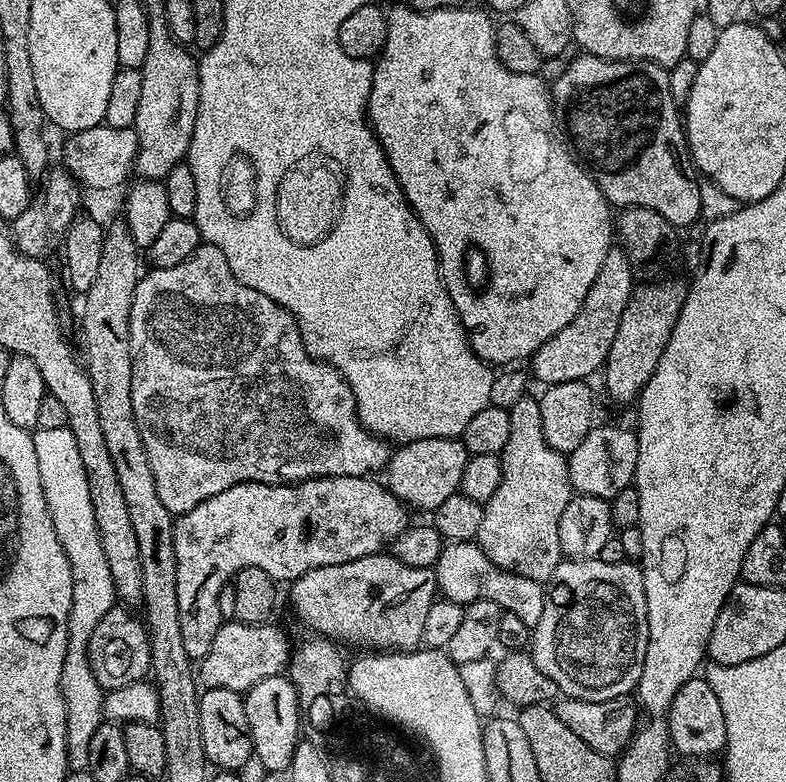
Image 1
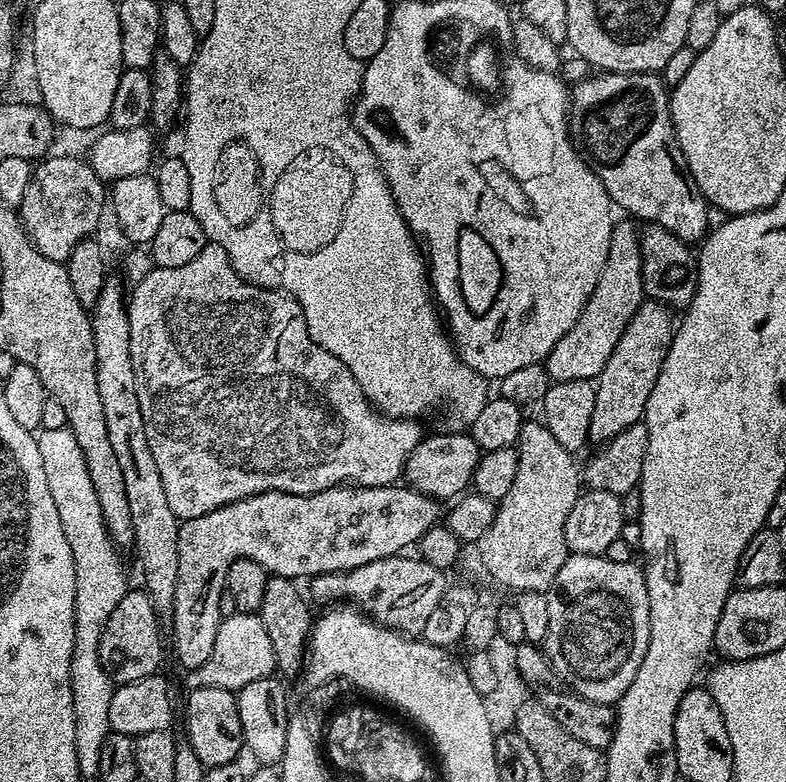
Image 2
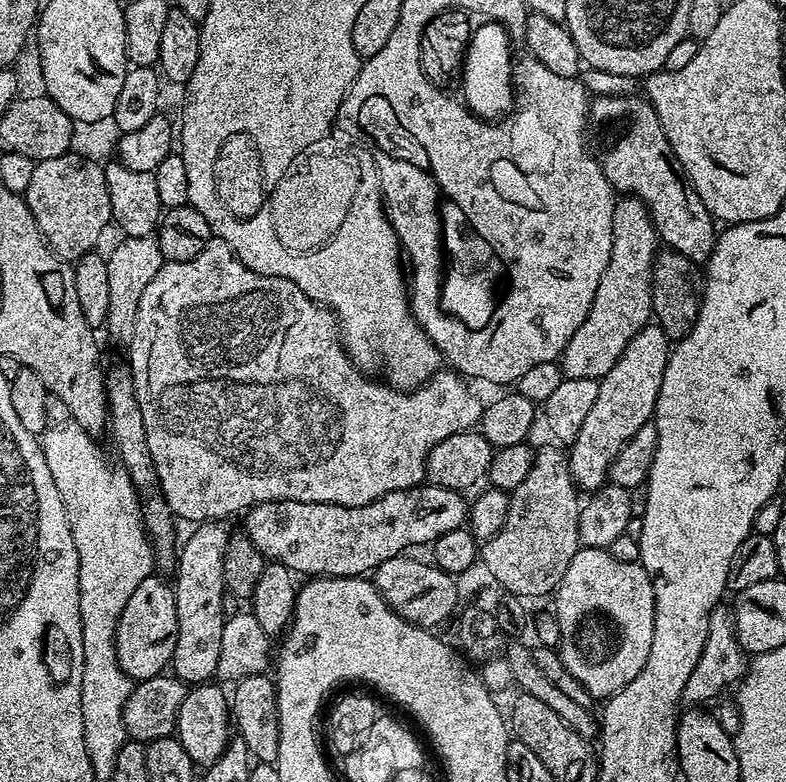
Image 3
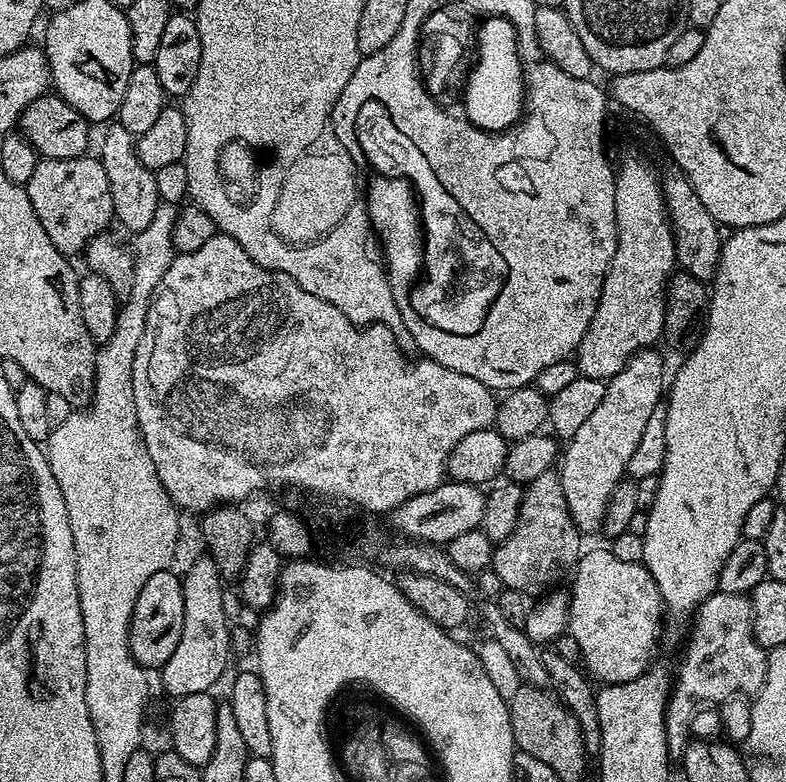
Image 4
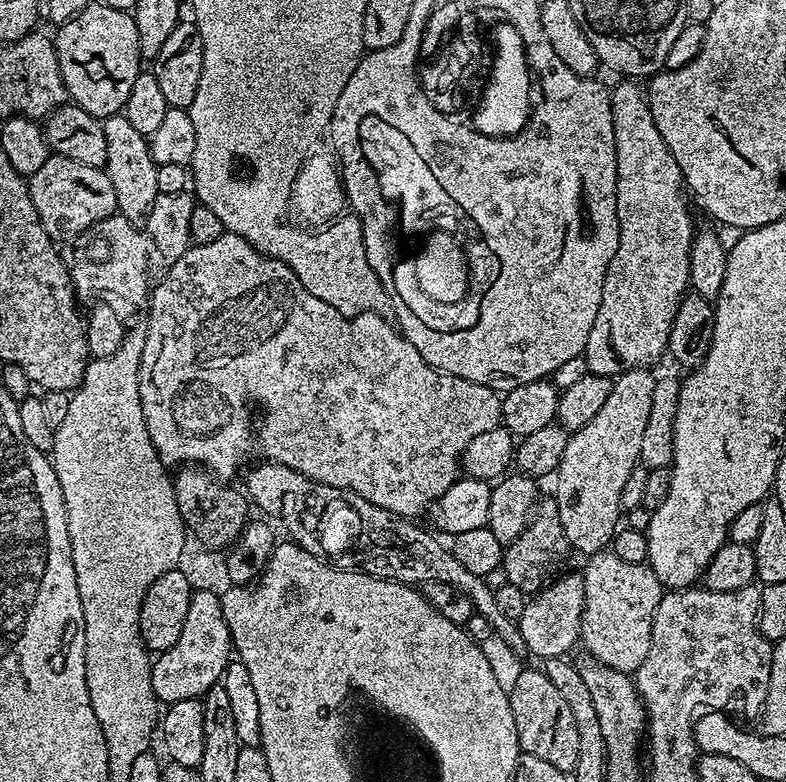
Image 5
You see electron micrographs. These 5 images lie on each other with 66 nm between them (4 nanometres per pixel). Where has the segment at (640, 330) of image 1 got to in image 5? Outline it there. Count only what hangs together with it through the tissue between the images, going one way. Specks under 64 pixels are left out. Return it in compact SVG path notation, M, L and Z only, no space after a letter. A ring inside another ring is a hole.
M635 368L615 377L610 398L606 398L598 414L568 437L562 462L554 473L554 499L562 530L576 552L603 552L618 531L622 520L622 486L626 486L626 478L640 464L642 438L654 406L657 377L650 373L648 368Z

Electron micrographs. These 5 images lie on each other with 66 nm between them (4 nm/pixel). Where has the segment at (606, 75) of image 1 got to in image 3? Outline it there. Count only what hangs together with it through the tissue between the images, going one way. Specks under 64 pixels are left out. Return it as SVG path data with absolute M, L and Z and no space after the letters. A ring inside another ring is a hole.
M609 94L596 96L590 104L590 124L596 127L594 155L602 174L617 193L636 196L648 207L657 237L671 251L686 254L697 266L707 265L716 245L717 221L702 206L698 190L690 182L678 154L666 142L666 130L658 122L654 106L643 95Z

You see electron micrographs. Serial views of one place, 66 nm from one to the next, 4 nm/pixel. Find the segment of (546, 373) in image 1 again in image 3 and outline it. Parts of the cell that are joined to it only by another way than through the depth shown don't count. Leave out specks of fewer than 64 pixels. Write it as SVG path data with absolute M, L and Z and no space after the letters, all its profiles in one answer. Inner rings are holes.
M621 195L614 206L610 262L602 270L590 314L566 342L559 365L567 378L590 378L600 381L610 374L610 366L622 358L622 350L653 319L652 264L656 261L658 237L648 207L636 196Z

